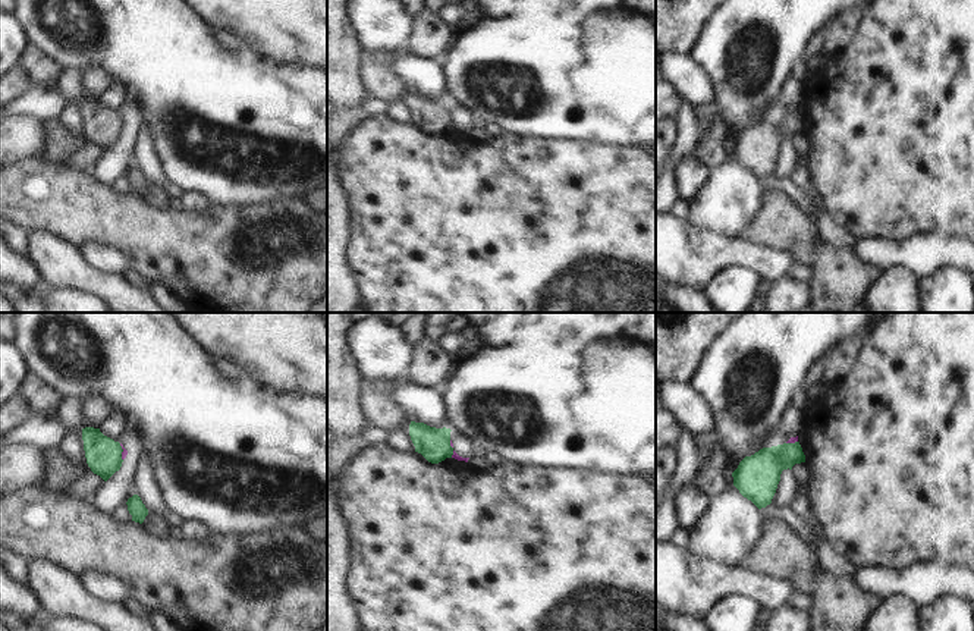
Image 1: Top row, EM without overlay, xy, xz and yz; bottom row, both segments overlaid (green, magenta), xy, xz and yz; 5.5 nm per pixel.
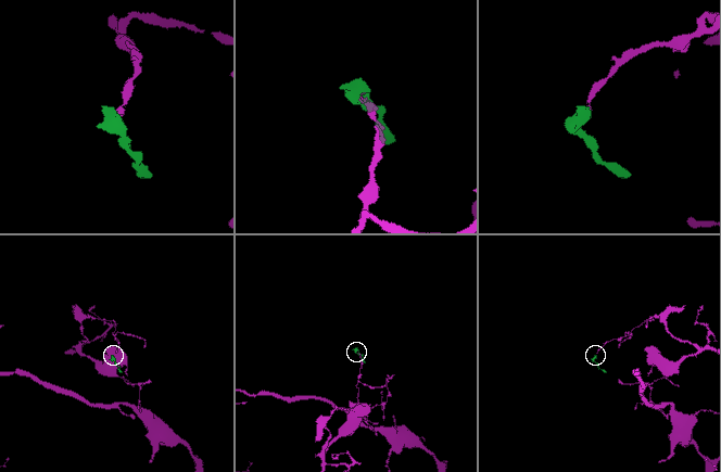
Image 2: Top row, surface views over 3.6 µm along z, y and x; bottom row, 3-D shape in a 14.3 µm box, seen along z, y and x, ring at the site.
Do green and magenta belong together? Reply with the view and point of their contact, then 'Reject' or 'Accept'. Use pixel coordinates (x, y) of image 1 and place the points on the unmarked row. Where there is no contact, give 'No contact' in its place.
Touches green at xy (122, 122). Reject.

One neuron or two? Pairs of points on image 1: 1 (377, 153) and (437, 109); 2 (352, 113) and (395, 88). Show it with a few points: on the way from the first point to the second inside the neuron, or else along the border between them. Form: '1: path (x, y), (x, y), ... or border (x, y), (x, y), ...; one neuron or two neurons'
1: border (409, 122), (436, 135); two neurons
2: border (361, 60), (361, 81), (370, 94); two neurons

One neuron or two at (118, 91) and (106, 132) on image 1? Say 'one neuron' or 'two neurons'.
two neurons

